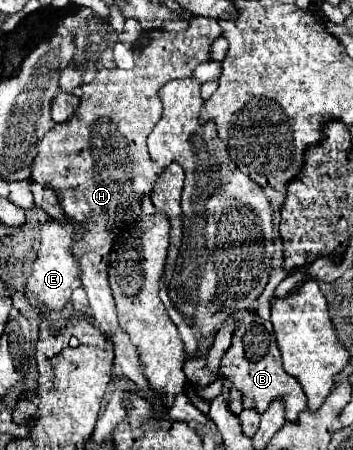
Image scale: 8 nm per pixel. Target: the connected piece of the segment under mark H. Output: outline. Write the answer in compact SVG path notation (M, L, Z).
M193 16L185 32L160 29L140 36L137 46L149 64L133 66L131 70L99 70L93 82L81 86L83 96L73 118L55 124L41 138L39 152L29 166L33 180L61 192L65 214L77 222L87 222L83 240L73 244L73 254L81 266L81 282L87 290L93 318L115 344L113 376L127 376L137 386L139 396L153 394L153 400L161 404L163 410L165 398L149 388L149 380L141 370L141 354L137 354L129 334L125 334L117 322L115 302L107 284L107 260L119 230L139 218L139 196L149 194L159 176L159 170L153 166L147 152L147 136L163 112L157 90L169 80L189 78L197 64L209 60L209 46L217 36L221 36L217 20L201 16Z

